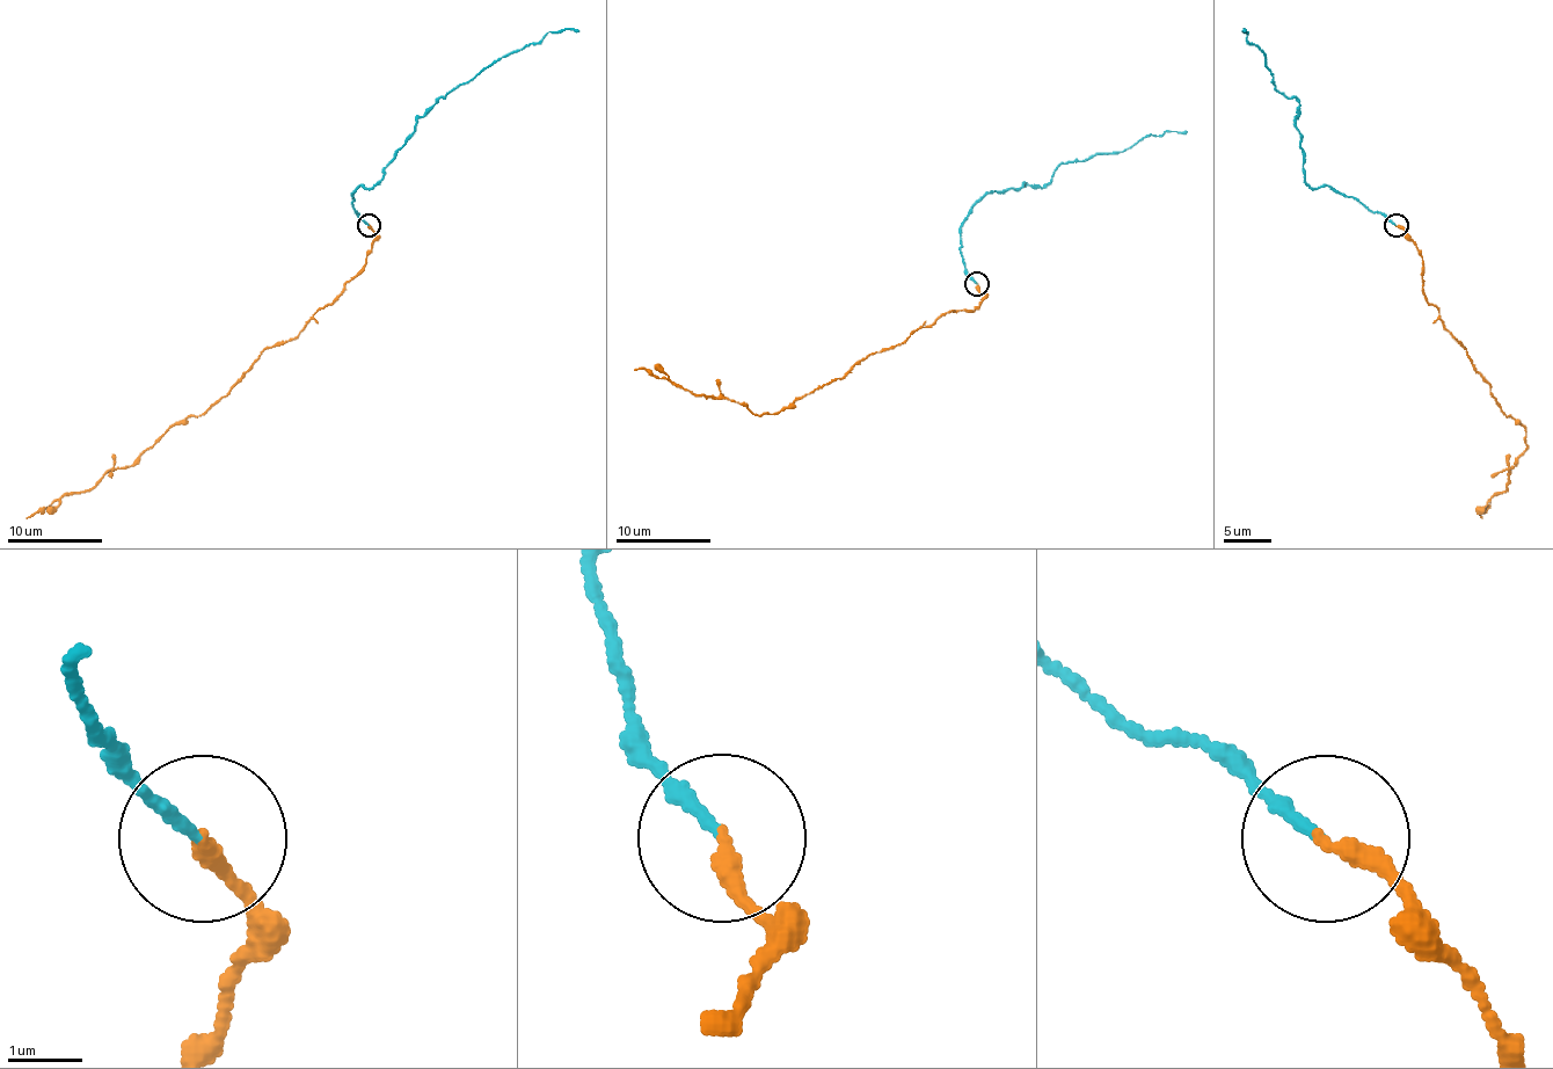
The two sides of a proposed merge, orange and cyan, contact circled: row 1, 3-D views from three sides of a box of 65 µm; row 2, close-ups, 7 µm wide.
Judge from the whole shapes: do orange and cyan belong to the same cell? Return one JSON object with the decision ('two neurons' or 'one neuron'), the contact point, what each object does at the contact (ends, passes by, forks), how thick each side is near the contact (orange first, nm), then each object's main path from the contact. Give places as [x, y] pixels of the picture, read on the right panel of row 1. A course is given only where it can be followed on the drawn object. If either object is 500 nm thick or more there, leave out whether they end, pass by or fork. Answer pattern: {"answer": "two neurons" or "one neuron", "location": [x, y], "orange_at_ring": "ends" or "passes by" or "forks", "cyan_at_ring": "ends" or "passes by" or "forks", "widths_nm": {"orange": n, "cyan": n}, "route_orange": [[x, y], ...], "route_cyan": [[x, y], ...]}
{"answer": "one neuron", "location": [1395, 225], "orange_at_ring": "ends", "cyan_at_ring": "ends", "widths_nm": {"orange": 240, "cyan": 140}, "route_orange": [[1397, 225], [1422, 263], [1424, 299], [1440, 311], [1496, 405], [1525, 428], [1528, 450], [1482, 520]], "route_cyan": [[1397, 225], [1327, 184], [1311, 187], [1306, 182], [1296, 121], [1298, 101], [1275, 87], [1266, 56], [1246, 33]]}

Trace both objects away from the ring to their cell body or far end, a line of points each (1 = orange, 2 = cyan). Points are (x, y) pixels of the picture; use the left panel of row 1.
1: (369, 225), (366, 263), (294, 337), (268, 347), (130, 466), (27, 520)
2: (369, 225), (351, 195), (378, 182), (435, 101), (547, 35), (578, 33)

